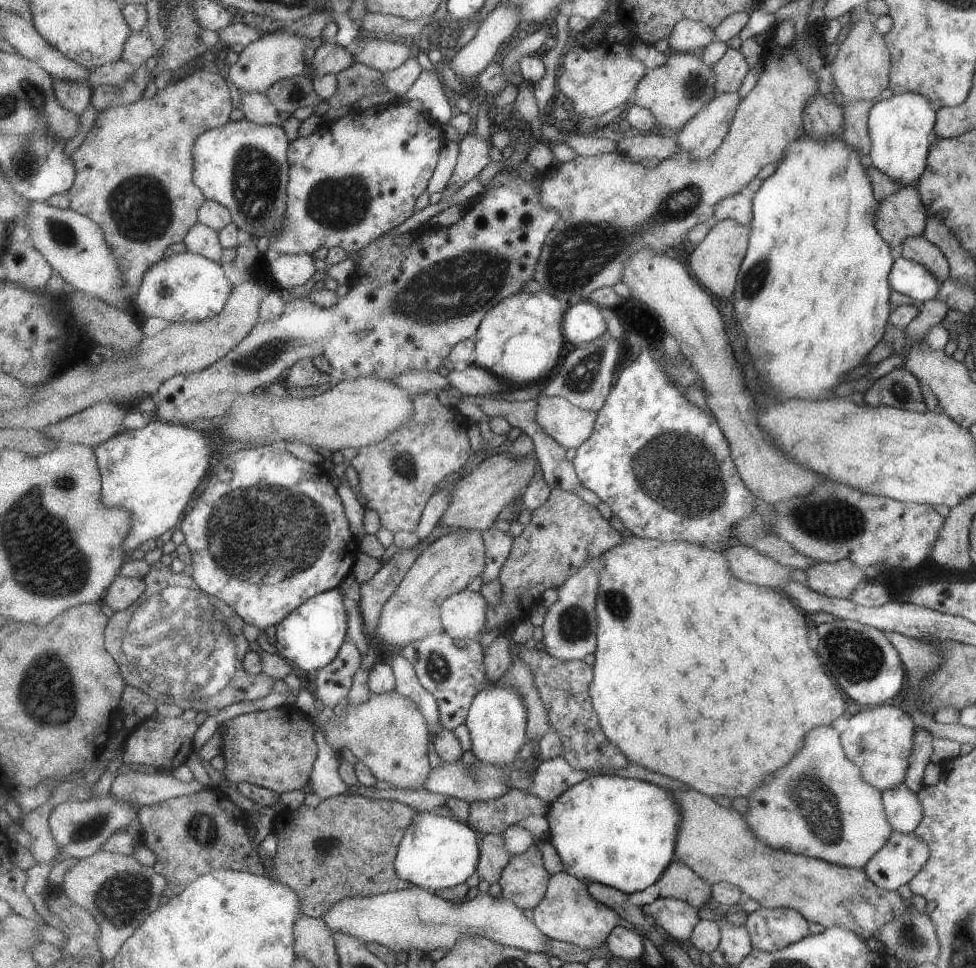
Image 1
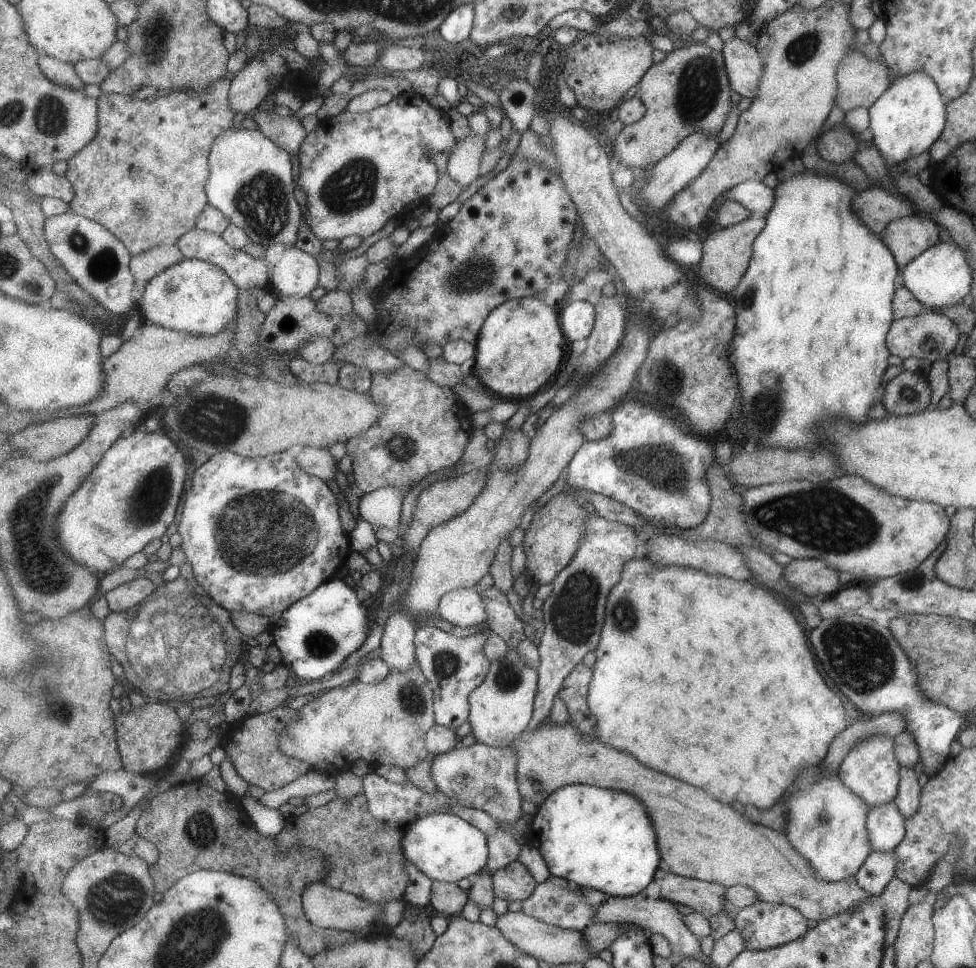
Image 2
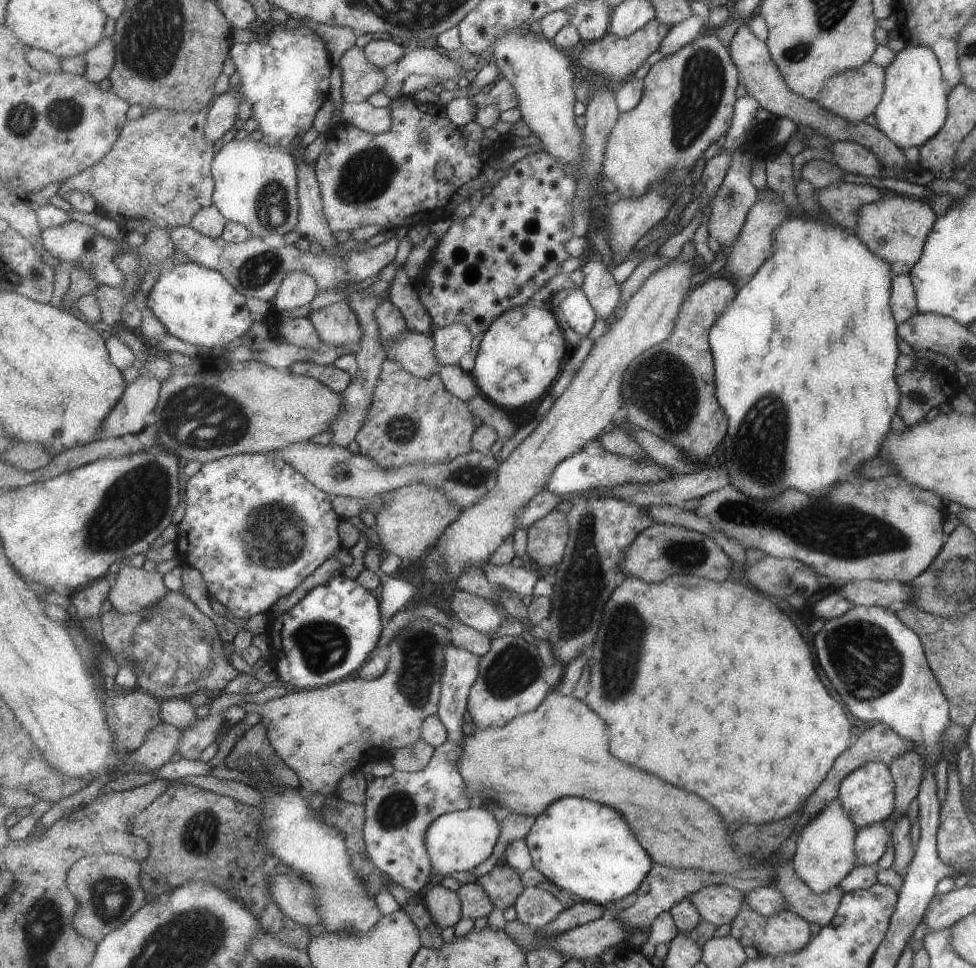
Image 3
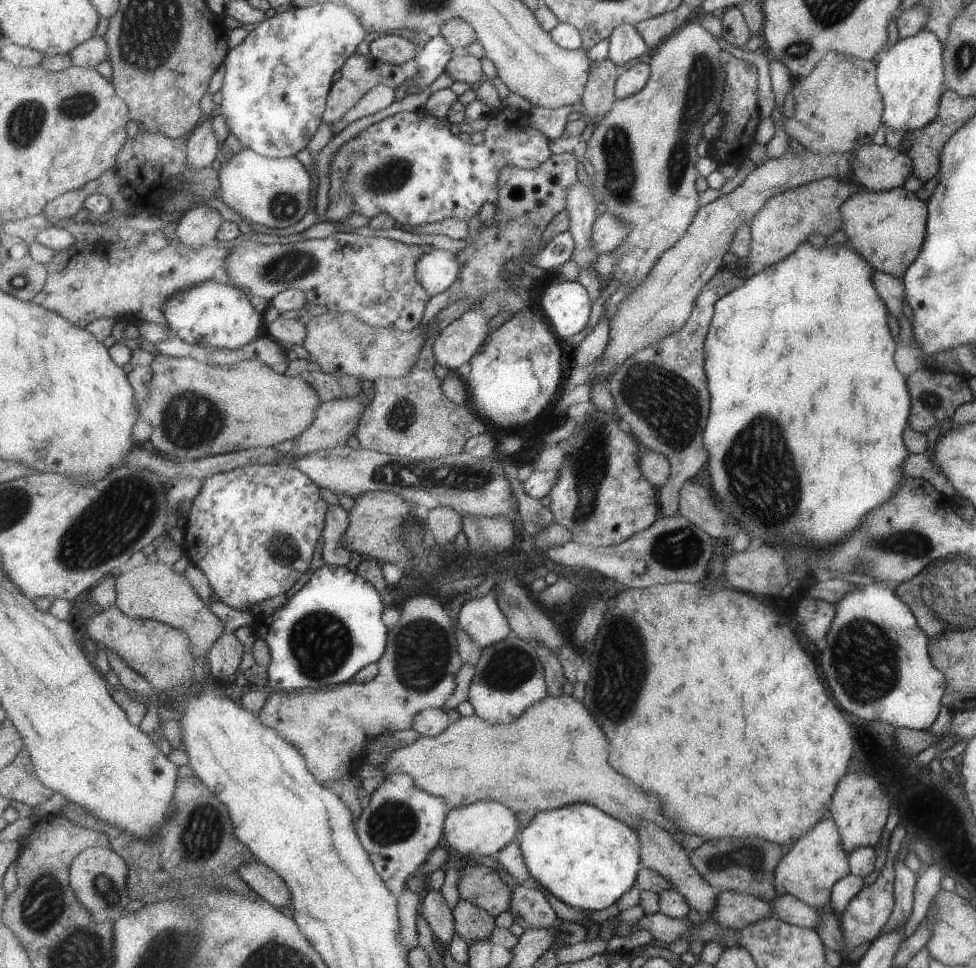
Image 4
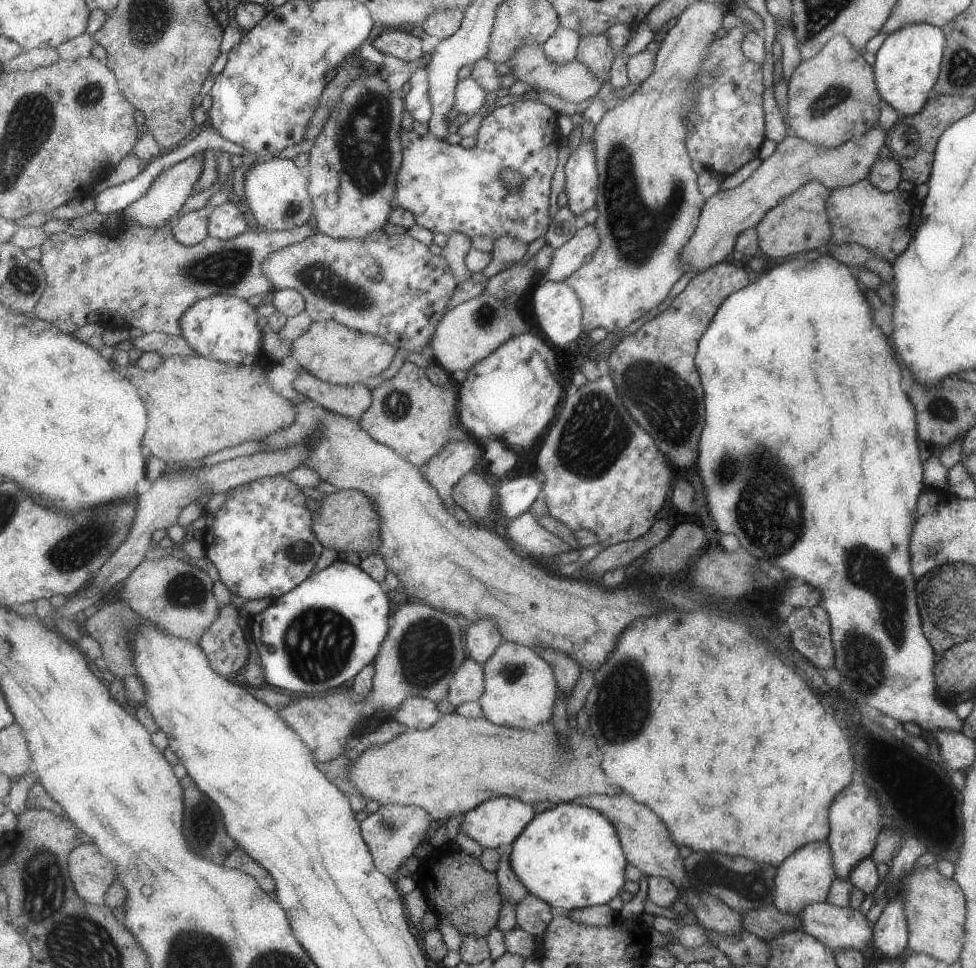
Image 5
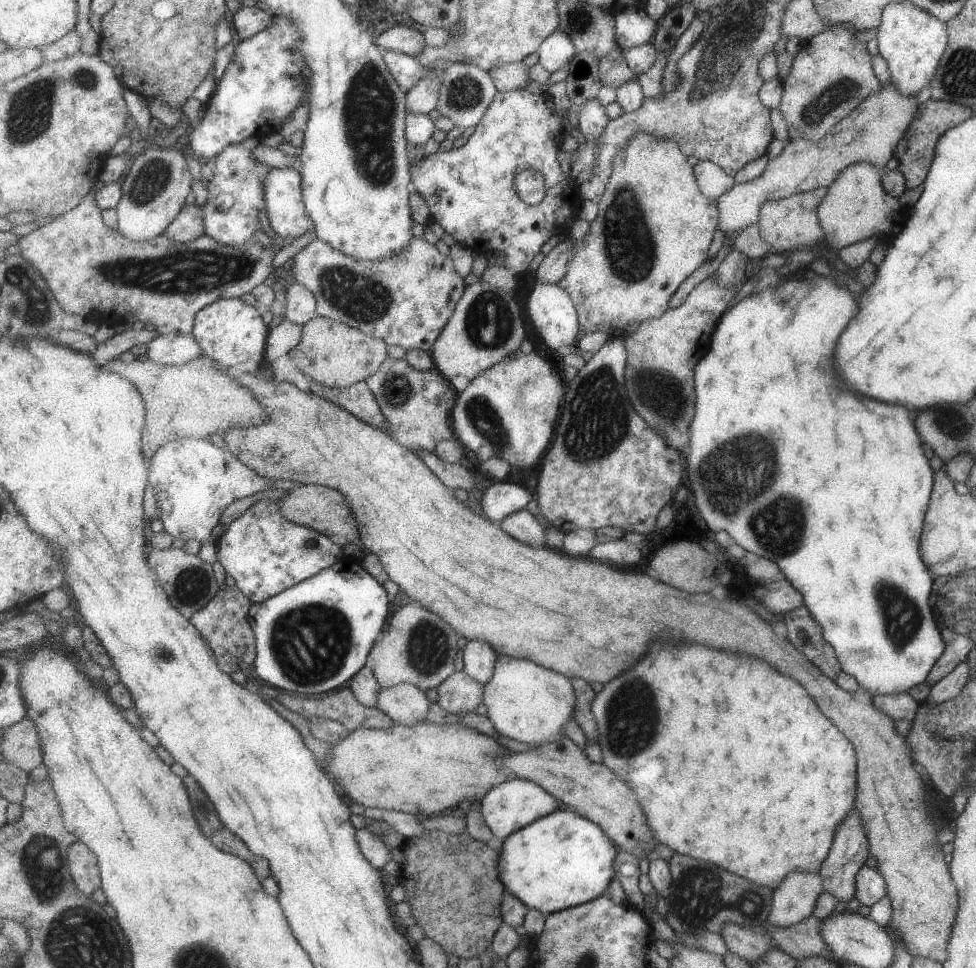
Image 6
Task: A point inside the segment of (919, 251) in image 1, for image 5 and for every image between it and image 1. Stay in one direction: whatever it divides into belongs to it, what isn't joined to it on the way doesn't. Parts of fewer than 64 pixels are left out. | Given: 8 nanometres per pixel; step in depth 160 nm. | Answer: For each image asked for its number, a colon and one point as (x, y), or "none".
2: (907, 238)
3: (894, 229)
4: (886, 228)
5: (859, 213)

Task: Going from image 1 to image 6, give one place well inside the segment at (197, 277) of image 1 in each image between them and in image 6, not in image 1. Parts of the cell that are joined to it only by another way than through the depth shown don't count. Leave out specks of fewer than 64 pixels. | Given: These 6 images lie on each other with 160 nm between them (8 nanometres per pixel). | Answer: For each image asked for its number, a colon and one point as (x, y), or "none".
2: (195, 296)
3: (199, 305)
4: (212, 314)
5: (225, 328)
6: (231, 332)

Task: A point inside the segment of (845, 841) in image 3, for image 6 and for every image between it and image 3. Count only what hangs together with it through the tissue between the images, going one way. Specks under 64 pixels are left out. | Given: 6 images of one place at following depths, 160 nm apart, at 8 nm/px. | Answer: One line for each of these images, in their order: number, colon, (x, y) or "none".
4: (813, 864)
5: (805, 877)
6: (794, 898)

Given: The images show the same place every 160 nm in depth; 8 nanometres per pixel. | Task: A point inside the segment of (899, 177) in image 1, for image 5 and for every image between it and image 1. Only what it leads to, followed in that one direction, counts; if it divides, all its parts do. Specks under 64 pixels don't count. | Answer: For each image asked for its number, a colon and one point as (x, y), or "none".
2: (906, 120)
3: (913, 109)
4: (909, 74)
5: (907, 63)

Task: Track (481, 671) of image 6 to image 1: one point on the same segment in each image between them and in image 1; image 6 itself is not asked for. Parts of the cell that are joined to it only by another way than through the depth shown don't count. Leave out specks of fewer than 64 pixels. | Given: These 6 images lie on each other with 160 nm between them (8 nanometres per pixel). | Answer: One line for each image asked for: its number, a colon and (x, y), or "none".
1: (464, 614)
2: (465, 608)
3: (477, 612)
4: (483, 619)
5: (483, 638)

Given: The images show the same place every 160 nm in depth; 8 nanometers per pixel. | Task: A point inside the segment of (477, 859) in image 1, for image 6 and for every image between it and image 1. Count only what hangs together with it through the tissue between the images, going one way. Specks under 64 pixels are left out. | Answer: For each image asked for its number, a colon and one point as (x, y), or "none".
2: (446, 847)
3: (459, 841)
4: (480, 829)
5: (500, 820)
6: (507, 808)

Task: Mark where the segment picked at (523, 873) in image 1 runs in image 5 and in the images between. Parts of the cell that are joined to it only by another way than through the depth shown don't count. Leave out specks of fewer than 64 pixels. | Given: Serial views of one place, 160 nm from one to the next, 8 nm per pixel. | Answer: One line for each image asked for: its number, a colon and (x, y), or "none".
2: (512, 882)
3: (503, 884)
4: (478, 883)
5: (457, 886)

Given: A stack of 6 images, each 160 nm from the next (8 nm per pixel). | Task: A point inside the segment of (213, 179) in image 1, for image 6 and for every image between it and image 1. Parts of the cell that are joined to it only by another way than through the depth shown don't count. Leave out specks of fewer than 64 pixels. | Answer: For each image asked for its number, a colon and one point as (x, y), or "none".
2: (251, 181)
3: (257, 185)
4: (275, 192)
5: (276, 191)
6: (289, 217)

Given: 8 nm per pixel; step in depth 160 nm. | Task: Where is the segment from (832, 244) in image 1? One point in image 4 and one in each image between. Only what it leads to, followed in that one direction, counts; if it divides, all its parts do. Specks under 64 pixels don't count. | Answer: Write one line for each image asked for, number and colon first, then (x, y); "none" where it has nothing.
2: (814, 304)
3: (803, 354)
4: (799, 358)

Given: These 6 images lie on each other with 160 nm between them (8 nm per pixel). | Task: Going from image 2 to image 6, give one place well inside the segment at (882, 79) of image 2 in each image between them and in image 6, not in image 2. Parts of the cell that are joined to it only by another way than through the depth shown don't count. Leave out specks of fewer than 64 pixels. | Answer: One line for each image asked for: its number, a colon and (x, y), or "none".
3: (852, 95)
4: (837, 107)
5: (831, 98)
6: (831, 75)

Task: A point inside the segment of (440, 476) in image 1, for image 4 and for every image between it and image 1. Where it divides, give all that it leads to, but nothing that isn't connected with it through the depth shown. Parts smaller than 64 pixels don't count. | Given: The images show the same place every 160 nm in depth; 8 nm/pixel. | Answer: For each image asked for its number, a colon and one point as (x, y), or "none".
2: (425, 428)
3: (411, 420)
4: (411, 416)

